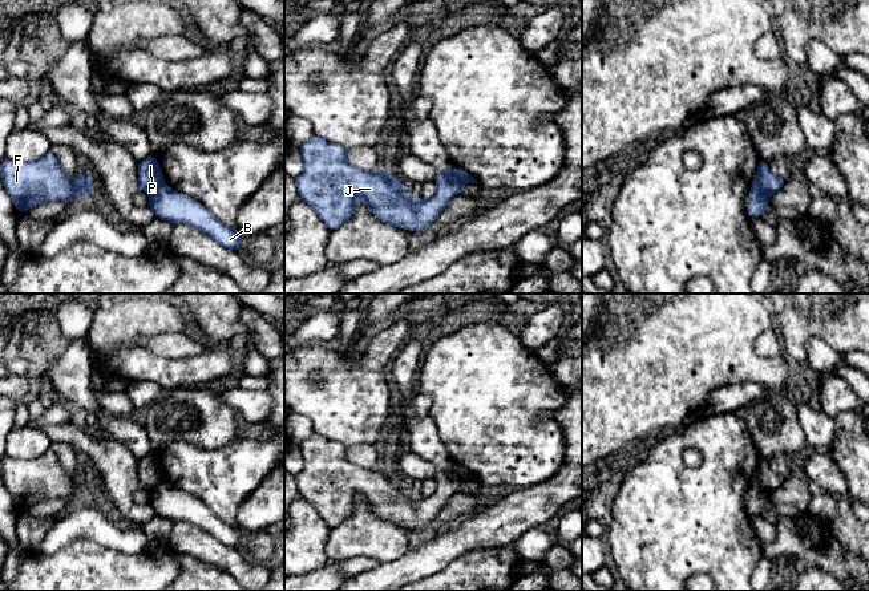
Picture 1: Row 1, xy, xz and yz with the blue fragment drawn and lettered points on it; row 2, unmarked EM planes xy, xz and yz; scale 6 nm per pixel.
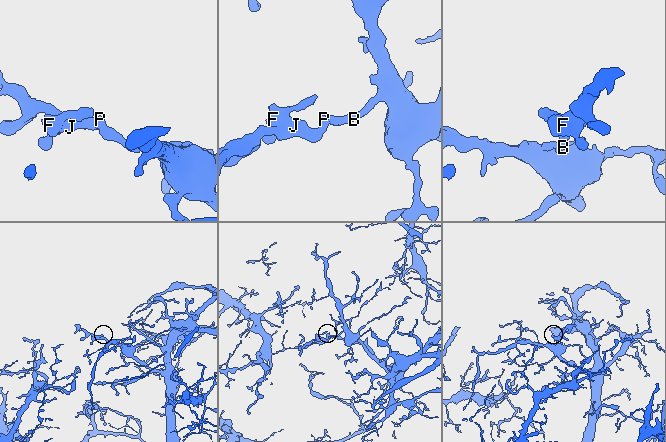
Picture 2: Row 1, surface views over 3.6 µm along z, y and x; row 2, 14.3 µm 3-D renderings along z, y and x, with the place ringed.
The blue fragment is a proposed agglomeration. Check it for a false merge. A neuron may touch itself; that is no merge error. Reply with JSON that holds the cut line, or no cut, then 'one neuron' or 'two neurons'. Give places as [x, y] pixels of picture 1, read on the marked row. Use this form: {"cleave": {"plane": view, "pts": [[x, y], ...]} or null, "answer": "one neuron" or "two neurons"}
{"cleave": {"plane": "yz", "pts": [[754, 185], [770, 194]]}, "answer": "two neurons"}

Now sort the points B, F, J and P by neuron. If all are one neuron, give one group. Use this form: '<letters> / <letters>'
B / F J P

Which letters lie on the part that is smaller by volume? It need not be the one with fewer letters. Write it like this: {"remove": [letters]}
{"remove": ["F", "J", "P"]}

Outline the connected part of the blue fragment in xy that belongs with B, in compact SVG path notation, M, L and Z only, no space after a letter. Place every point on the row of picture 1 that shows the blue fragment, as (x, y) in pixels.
M166 185L150 193L147 206L158 219L198 228L229 250L237 251L242 246L238 228L223 226L199 202L177 193Z

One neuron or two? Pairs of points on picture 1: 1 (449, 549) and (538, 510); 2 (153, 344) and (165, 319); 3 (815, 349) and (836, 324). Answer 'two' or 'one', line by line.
1: one
2: two
3: two

